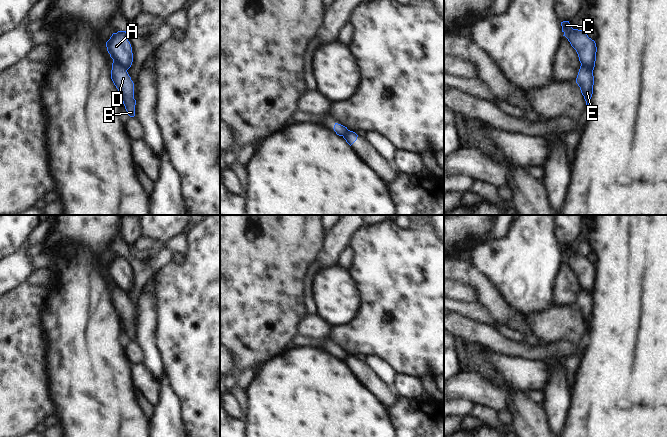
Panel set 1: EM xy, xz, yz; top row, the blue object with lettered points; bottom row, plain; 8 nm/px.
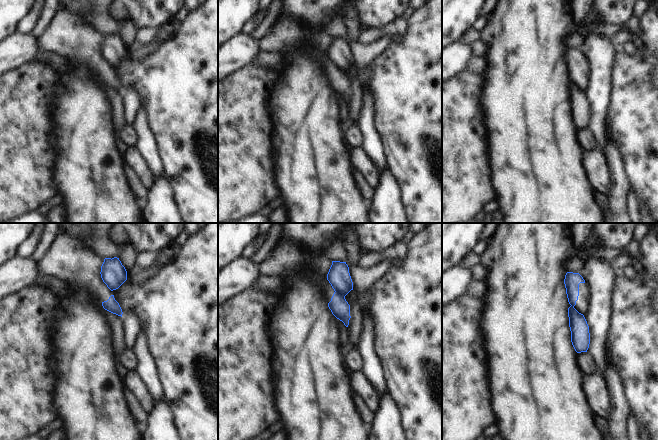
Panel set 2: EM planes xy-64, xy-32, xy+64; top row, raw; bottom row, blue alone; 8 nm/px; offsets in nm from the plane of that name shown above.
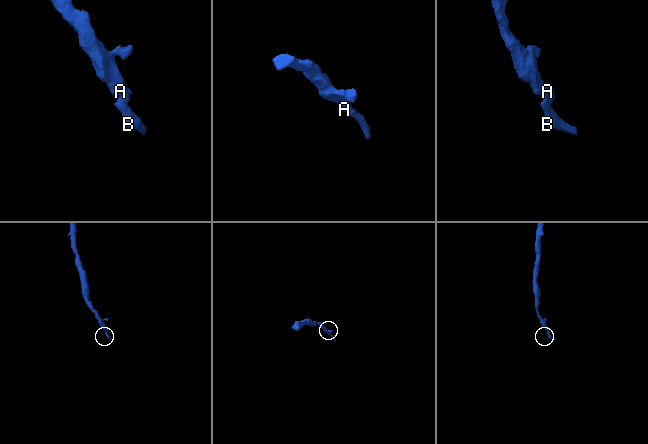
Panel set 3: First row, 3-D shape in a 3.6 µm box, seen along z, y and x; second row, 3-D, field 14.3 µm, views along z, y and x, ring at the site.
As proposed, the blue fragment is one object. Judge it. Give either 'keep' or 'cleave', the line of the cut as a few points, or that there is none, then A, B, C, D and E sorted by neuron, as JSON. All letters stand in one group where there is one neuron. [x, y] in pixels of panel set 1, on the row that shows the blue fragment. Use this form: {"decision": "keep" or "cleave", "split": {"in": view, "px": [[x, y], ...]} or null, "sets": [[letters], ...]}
{"decision": "cleave", "split": {"in": "xy", "px": [[113, 60], [126, 70]]}, "sets": [["A", "C"], ["B", "D", "E"]]}

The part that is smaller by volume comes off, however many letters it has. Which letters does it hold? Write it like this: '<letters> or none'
B, D, E

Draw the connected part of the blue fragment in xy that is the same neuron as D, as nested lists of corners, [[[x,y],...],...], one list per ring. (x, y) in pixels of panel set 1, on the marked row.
[[[116,61],[112,63],[111,79],[118,89],[128,115],[134,117],[136,105],[136,100],[134,99],[134,83],[127,70]]]

